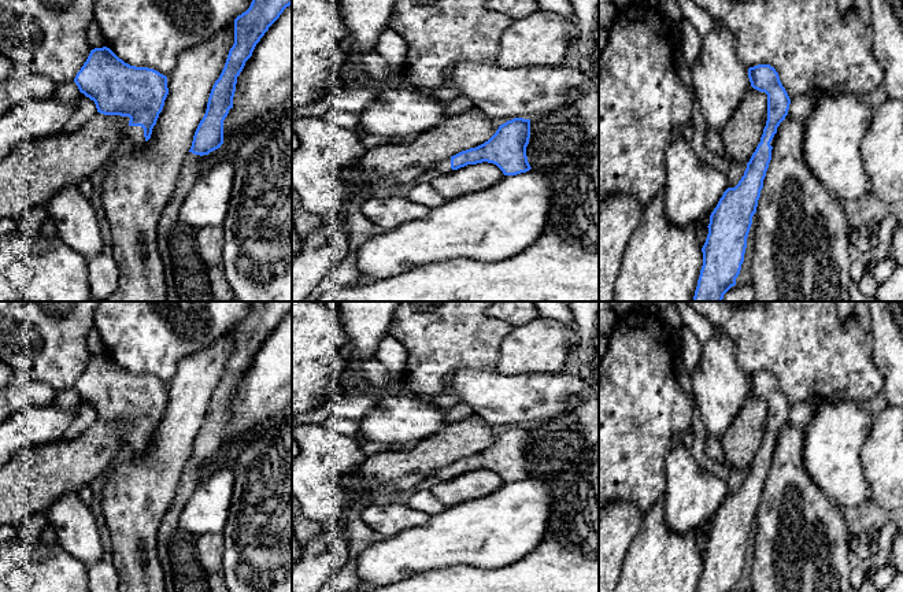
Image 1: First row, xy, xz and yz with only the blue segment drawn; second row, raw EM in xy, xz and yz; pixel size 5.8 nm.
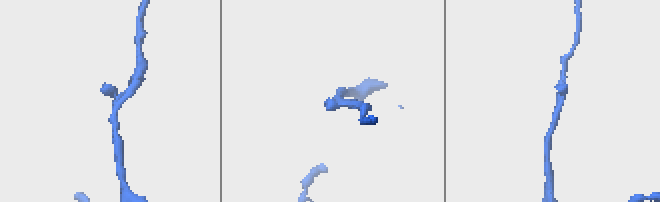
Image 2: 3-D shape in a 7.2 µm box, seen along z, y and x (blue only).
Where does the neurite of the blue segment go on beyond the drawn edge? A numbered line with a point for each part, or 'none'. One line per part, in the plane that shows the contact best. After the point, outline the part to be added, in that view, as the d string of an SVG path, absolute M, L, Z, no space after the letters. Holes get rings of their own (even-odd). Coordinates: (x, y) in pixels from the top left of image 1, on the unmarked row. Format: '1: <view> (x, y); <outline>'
1: xy (136, 440); M129 433L127 441L133 448L133 455L138 456L145 452L144 436L141 433Z

